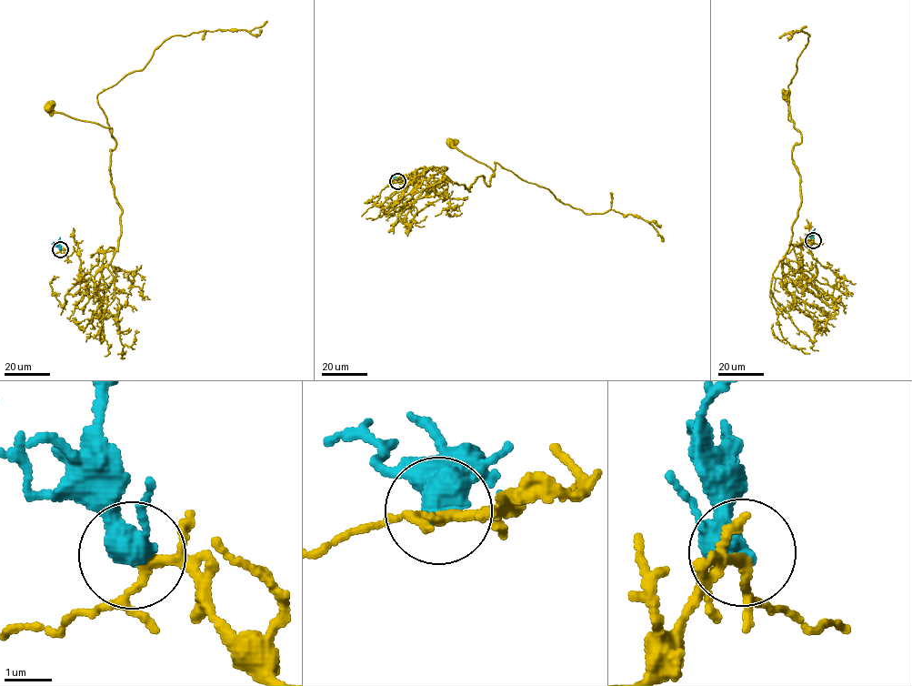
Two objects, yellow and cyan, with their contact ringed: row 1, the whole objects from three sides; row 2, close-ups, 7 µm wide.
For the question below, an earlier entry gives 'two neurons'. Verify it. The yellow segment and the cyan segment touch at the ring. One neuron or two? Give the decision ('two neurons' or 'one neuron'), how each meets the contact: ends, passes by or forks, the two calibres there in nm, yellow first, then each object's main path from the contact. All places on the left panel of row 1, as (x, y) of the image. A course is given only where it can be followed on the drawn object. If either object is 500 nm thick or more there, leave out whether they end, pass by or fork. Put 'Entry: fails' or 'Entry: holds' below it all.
one neuron; yellow forks; cyan passes by; calibres 140 and 480 nm; course yellow (60, 249), (76, 251), (81, 277), (94, 282), (117, 246), (121, 209), (111, 181), (109, 128), (49, 107); course cyan (60, 249), (60, 237)
Entry: fails

